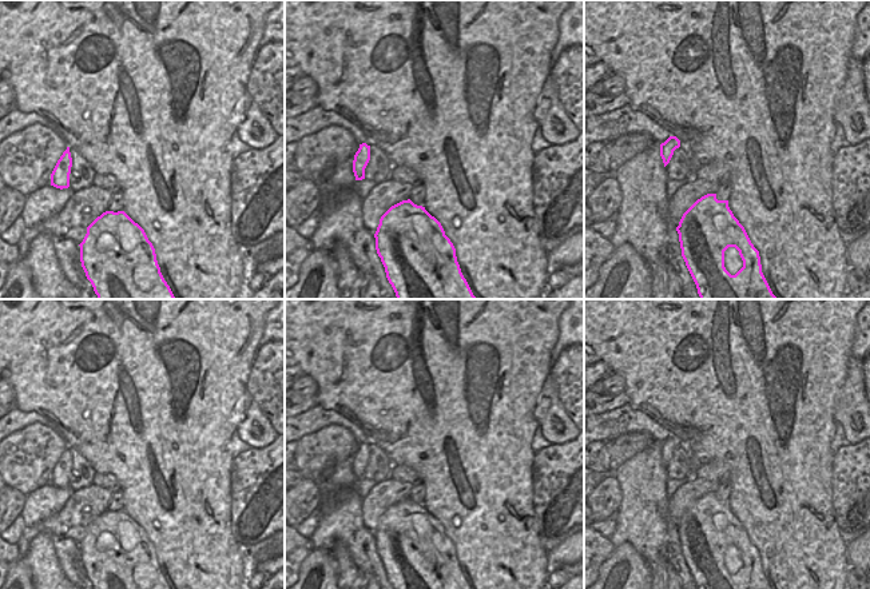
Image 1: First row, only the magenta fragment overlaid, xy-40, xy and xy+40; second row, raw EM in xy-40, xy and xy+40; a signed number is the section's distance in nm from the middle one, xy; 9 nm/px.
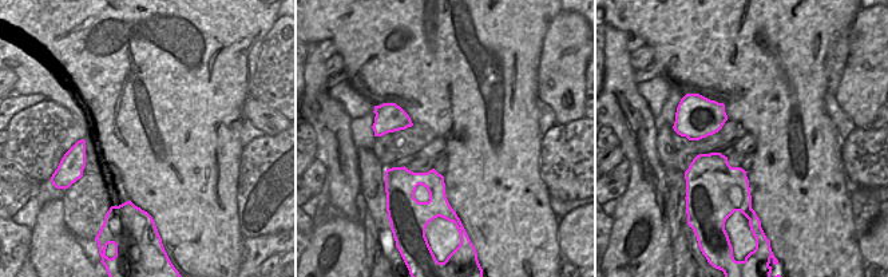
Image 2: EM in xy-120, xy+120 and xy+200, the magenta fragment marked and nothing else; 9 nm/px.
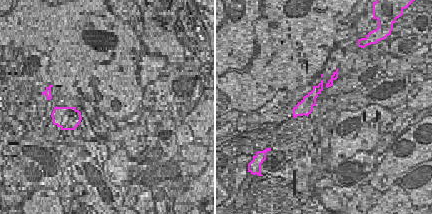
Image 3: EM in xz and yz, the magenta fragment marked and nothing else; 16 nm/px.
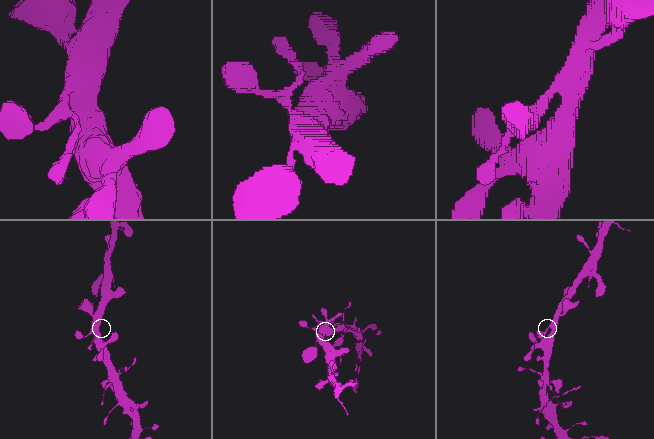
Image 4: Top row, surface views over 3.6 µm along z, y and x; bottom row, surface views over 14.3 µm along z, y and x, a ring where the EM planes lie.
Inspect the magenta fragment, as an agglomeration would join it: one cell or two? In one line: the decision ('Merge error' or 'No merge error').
No merge error

